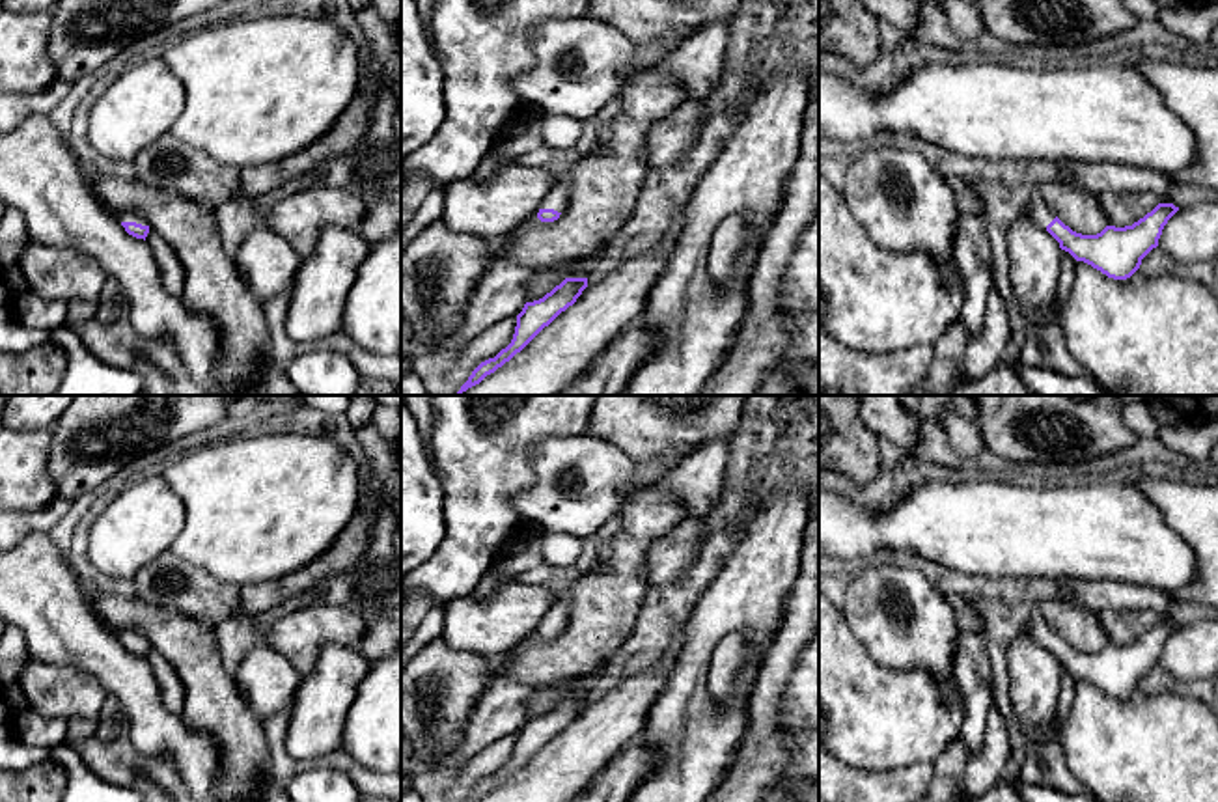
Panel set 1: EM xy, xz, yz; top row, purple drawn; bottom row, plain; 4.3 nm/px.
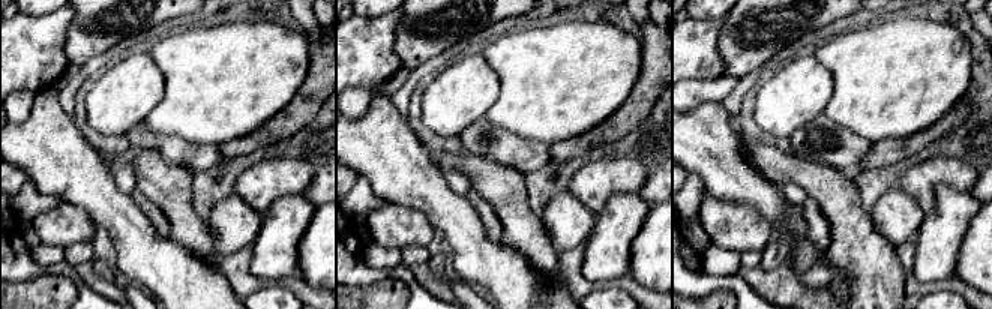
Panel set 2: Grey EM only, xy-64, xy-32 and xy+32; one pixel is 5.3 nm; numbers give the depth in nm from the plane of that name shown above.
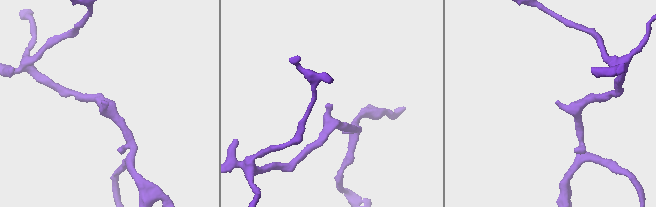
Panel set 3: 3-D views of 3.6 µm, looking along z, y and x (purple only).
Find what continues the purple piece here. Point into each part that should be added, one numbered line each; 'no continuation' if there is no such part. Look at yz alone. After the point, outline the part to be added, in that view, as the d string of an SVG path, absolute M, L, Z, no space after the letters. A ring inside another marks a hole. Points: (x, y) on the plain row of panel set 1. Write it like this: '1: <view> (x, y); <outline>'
1: yz (1036, 625); M1039 608L1031 612L1026 630L1043 645L1046 645L1056 636L1056 632L1045 623Z

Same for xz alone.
1: xz (558, 618); M560 597L552 610L543 617L541 627L554 627L563 630L569 623L569 601L567 597Z

